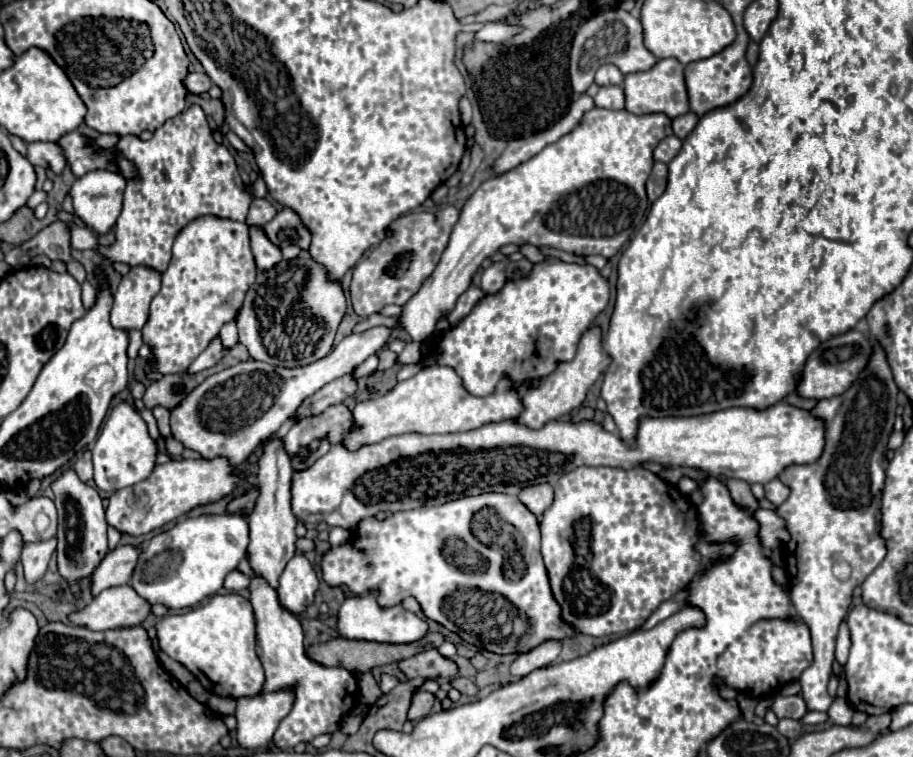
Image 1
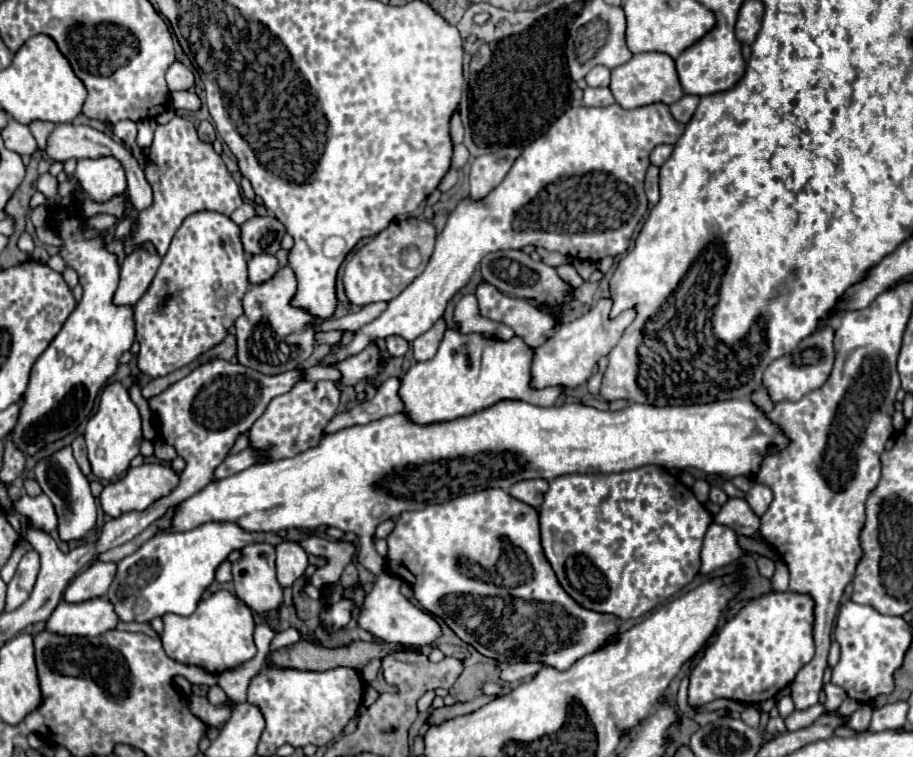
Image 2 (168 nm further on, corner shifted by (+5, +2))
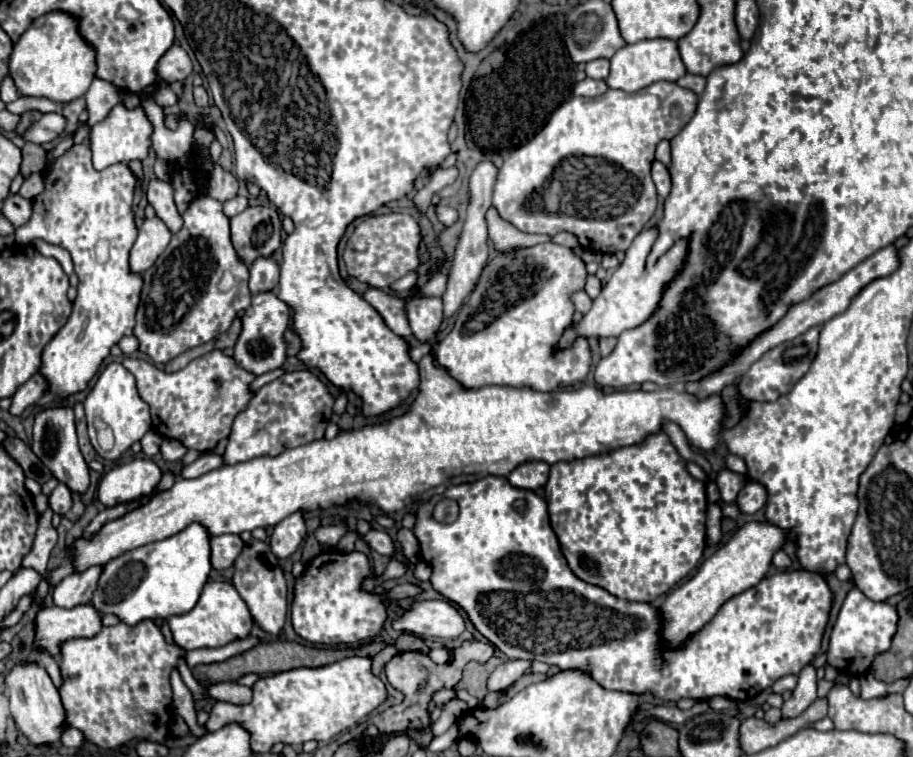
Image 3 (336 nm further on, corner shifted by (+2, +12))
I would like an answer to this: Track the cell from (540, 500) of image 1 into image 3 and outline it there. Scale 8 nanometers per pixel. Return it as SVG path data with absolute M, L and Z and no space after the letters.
M530 461L530 463L522 463L518 465L510 475L508 481L518 487L518 489L530 489L536 491L540 487L546 485L548 481L548 471L550 465L544 461Z

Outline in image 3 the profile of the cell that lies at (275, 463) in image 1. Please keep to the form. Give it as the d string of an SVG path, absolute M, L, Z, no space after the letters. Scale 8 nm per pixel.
M250 539L244 545L240 557L236 559L234 569L236 569L234 579L232 579L234 587L238 589L240 597L246 601L254 623L262 631L266 631L270 635L278 635L284 627L286 613L288 613L288 589L286 589L286 579L284 579L284 573L282 573L280 565L278 565L278 559L270 551L268 543Z

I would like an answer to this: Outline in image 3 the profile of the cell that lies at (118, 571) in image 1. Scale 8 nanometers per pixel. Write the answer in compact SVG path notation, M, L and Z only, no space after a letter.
M90 567L84 573L72 573L66 579L62 579L52 591L54 605L62 609L86 605L98 585L100 573L102 573L102 567Z

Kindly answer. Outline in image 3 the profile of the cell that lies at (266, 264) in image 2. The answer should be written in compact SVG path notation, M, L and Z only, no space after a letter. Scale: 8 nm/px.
M260 257L258 261L252 263L250 267L250 291L254 293L264 293L264 291L274 291L278 287L278 265L272 257Z

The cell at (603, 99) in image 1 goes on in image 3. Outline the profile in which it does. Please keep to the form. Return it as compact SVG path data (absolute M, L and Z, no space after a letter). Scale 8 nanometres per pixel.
M584 79L580 83L576 83L574 87L574 95L580 95L580 97L598 97L602 95L604 91L608 89L608 85L604 81L596 81L596 79Z

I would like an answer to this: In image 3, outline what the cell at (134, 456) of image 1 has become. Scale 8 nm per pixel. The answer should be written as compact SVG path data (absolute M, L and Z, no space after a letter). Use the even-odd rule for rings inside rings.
M108 363L106 369L100 373L96 385L92 387L92 391L88 393L88 397L84 399L84 409L86 409L86 419L88 419L88 433L90 433L90 441L96 449L96 453L104 459L118 459L134 441L140 441L142 435L150 429L150 411L148 405L140 399L138 391L136 391L136 381L134 375L122 365L122 363ZM94 417L104 419L112 431L114 431L114 447L110 451L100 449L98 441L96 441L96 429L92 425Z

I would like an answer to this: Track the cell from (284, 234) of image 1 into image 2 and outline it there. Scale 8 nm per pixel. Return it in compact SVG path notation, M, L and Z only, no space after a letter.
M253 217L241 225L241 241L247 253L277 253L277 241L287 233L277 217Z

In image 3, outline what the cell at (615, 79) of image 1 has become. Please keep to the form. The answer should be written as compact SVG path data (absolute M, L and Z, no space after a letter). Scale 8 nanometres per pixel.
M594 59L594 61L586 63L586 75L590 79L606 79L608 77L608 69L610 69L610 61L608 59Z

